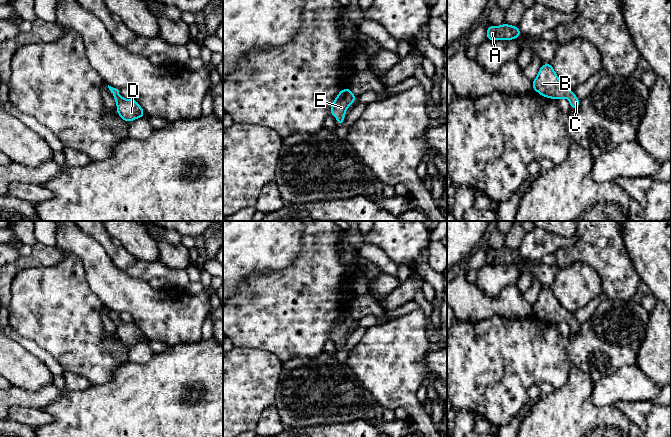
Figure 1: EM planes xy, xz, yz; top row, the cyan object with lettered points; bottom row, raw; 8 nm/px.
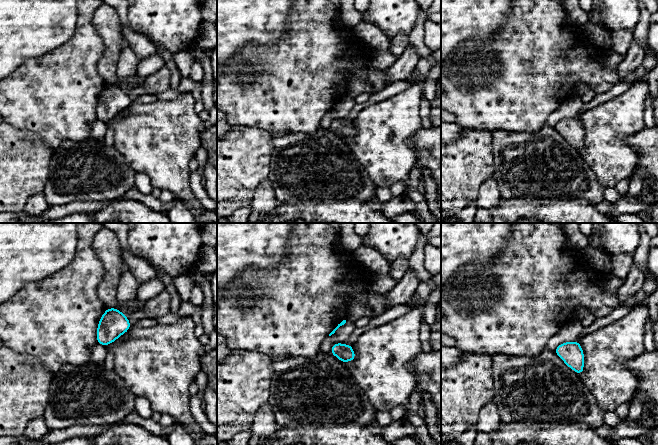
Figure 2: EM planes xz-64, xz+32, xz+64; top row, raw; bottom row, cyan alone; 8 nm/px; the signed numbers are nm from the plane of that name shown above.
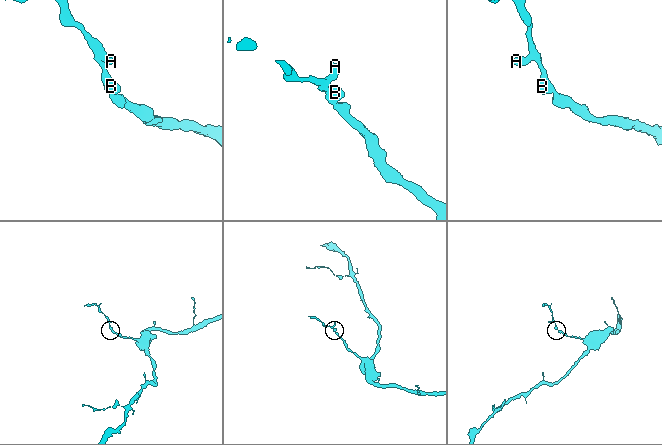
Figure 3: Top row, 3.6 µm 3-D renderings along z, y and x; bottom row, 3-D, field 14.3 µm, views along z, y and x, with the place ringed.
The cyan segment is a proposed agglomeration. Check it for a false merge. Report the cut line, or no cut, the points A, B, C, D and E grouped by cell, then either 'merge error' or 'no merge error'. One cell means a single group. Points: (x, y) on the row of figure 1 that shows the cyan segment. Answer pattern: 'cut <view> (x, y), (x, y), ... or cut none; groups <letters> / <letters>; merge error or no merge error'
cut none; groups A B C D E; no merge error

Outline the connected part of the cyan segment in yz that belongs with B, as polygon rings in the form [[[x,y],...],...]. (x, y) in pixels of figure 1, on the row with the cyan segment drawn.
[[[551,63],[540,67],[537,77],[532,81],[532,88],[546,98],[558,100],[566,97],[570,101],[570,110],[576,110],[580,105],[580,99],[561,82]]]

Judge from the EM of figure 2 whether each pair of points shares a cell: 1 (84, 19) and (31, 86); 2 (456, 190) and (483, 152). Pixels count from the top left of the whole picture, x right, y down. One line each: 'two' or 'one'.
1: one
2: one

